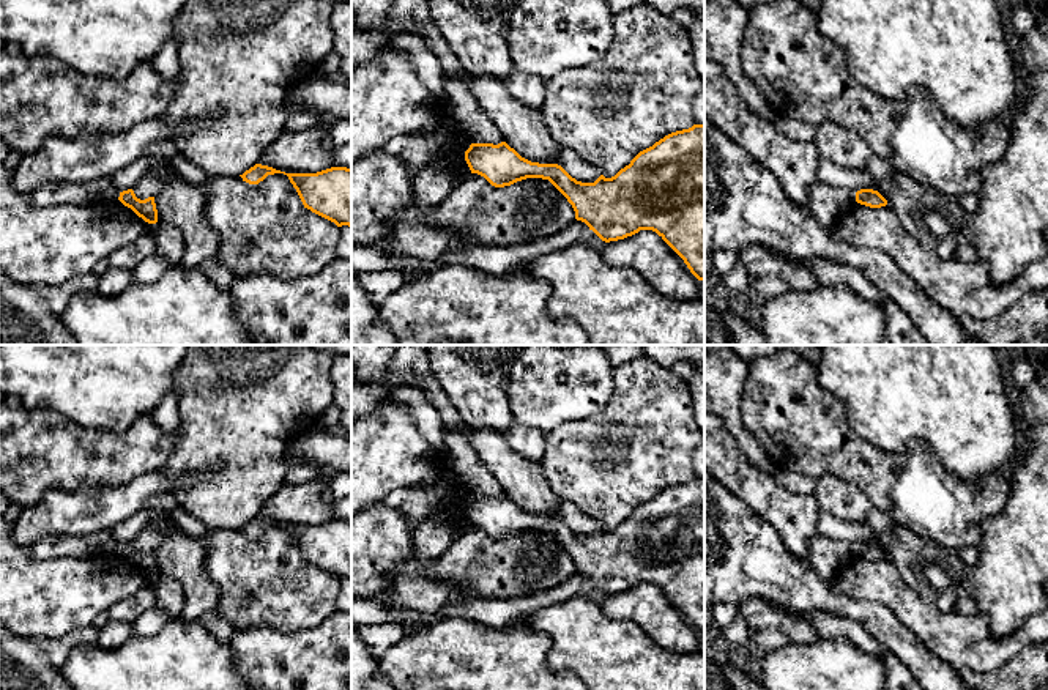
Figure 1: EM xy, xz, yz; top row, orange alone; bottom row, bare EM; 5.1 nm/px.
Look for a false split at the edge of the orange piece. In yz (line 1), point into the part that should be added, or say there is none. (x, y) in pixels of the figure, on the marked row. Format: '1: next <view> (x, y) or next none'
1: next none

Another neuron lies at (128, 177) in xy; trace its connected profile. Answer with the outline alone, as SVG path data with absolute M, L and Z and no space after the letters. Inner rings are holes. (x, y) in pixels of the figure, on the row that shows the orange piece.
M151 154L137 158L129 165L123 167L110 176L115 189L120 192L132 189L154 165L170 165L165 159Z

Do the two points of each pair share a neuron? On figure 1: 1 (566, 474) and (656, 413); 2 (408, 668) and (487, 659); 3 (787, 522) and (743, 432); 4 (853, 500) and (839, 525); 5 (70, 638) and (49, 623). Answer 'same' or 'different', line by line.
1: same
2: same
3: different
4: different
5: different

